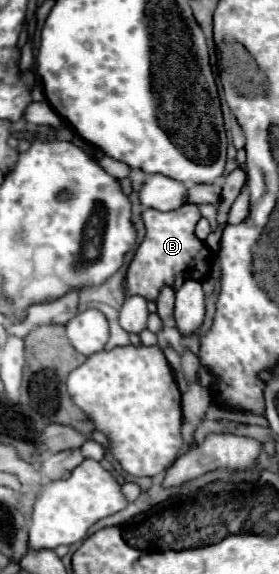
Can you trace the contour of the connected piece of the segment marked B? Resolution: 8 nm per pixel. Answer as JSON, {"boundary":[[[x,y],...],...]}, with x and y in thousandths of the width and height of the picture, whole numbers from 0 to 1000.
{"boundary":[[[652,355],[609,369],[516,366],[509,387],[523,397],[523,415],[495,429],[444,488],[444,512],[495,512],[523,523],[559,523],[588,498],[638,505],[667,484],[731,488],[753,477],[753,436],[724,418],[703,415],[695,397],[724,380],[703,355]]]}

